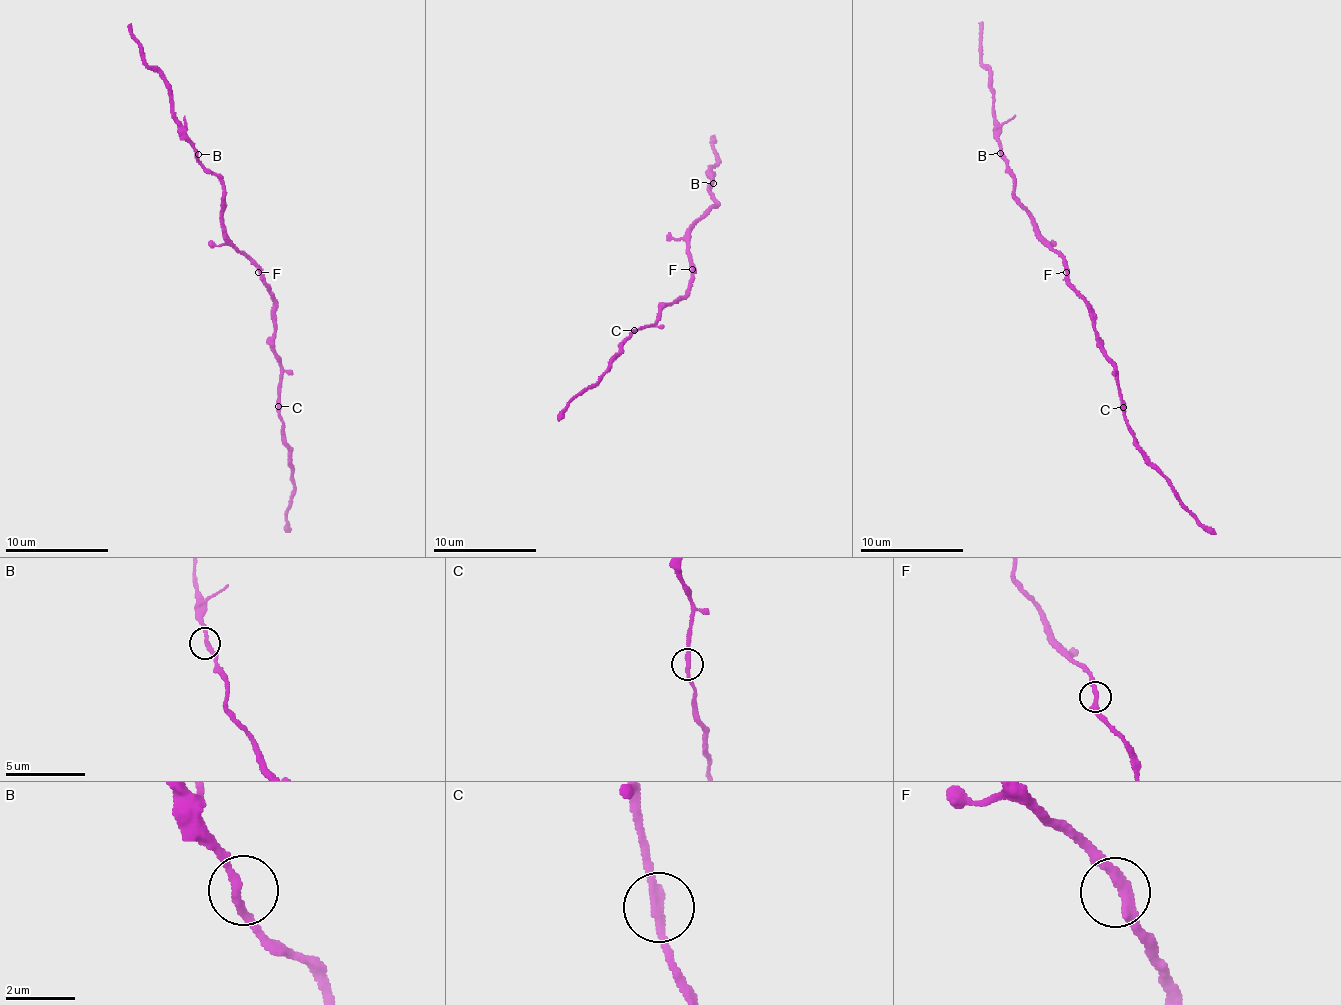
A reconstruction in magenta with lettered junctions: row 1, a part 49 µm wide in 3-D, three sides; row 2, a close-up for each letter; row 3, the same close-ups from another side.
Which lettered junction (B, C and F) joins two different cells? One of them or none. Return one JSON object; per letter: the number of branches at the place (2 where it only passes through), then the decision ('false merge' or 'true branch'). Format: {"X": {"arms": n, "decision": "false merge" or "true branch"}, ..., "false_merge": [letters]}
{"B": {"arms": 2, "decision": "true branch"}, "C": {"arms": 2, "decision": "true branch"}, "F": {"arms": 2, "decision": "true branch"}, "false_merge": []}

